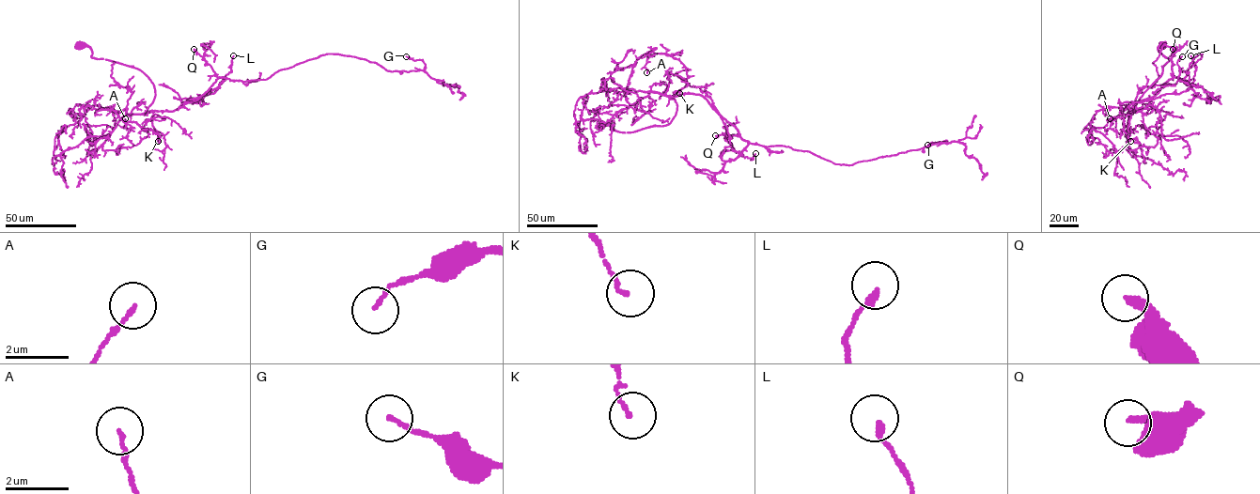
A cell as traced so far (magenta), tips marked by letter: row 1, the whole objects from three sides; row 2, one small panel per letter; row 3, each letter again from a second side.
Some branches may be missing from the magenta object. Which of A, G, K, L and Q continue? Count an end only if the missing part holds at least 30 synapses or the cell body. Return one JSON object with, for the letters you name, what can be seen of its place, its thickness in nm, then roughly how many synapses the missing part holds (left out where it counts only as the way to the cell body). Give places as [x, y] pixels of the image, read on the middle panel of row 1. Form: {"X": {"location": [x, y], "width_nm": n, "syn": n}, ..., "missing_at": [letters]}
{"missing_at": []}

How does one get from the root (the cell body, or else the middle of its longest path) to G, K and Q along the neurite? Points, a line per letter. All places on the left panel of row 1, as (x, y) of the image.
G: (79, 45), (143, 71), (147, 112), (326, 54), (424, 69), (406, 56)
K: (79, 45), (87, 46), (92, 57), (134, 67), (148, 77), (155, 96), (147, 112), (153, 114), (158, 141)
Q: (79, 45), (87, 46), (92, 57), (143, 71), (155, 93), (147, 112), (176, 110), (215, 81), (194, 49)

